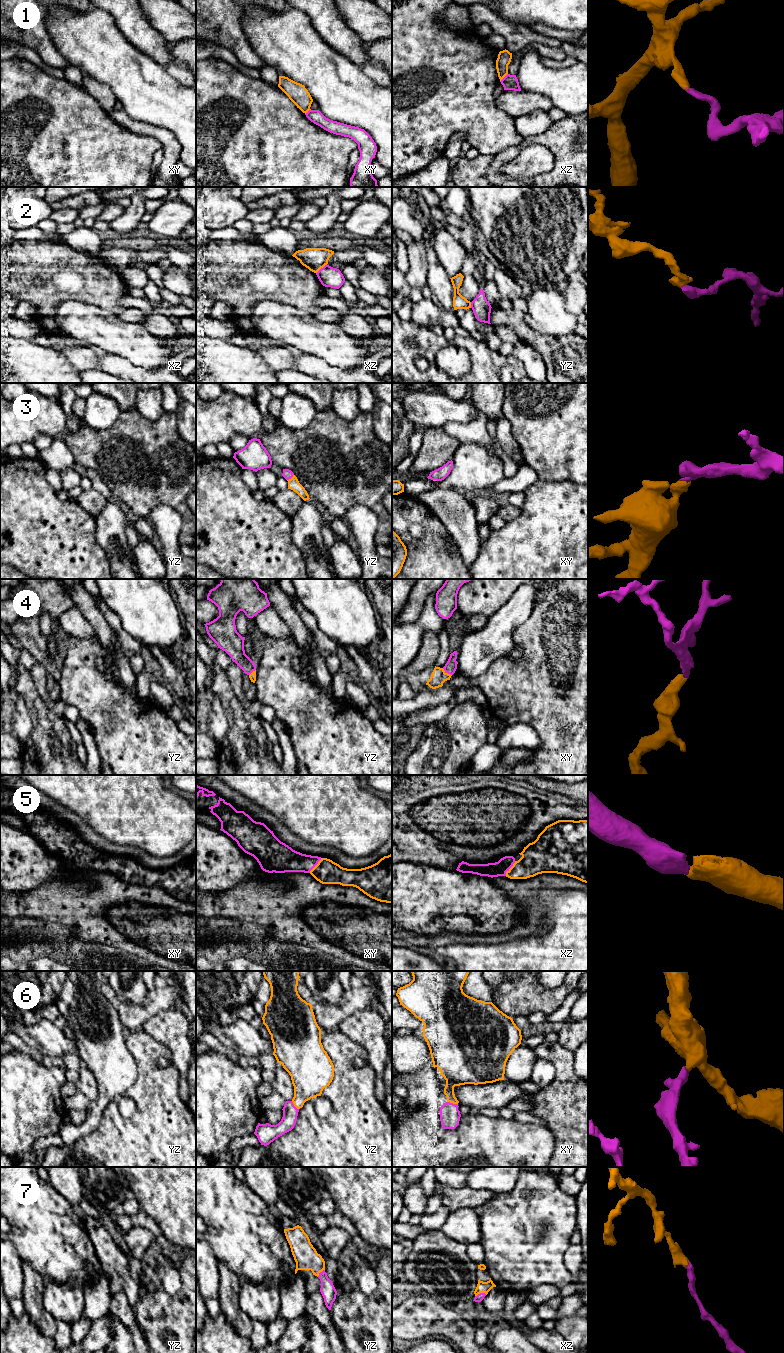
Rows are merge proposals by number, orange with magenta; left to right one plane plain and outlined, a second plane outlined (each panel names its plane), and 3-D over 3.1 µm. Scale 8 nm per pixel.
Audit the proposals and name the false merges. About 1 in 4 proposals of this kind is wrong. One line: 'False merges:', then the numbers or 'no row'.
False merges: 1, 2

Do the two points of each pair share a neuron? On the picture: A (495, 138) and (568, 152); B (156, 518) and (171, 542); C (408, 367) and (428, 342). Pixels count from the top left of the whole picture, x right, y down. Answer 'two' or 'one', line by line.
A: two
B: one
C: one

